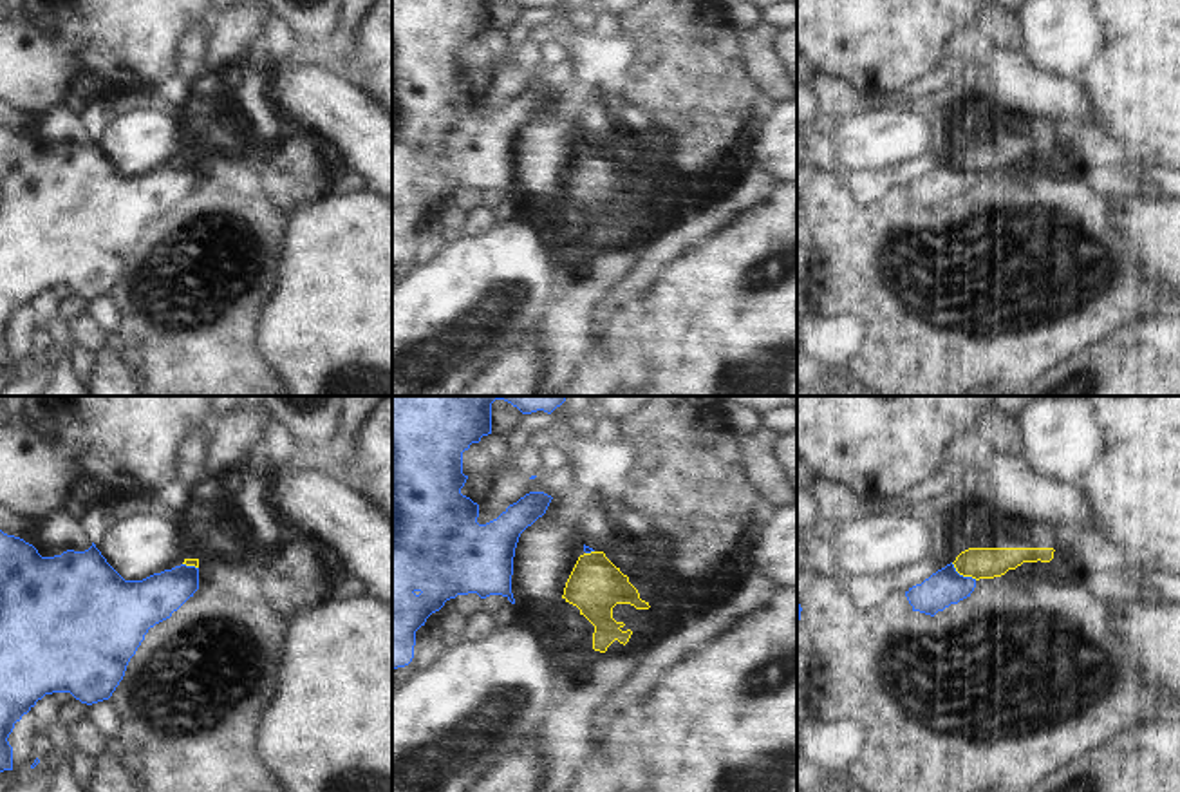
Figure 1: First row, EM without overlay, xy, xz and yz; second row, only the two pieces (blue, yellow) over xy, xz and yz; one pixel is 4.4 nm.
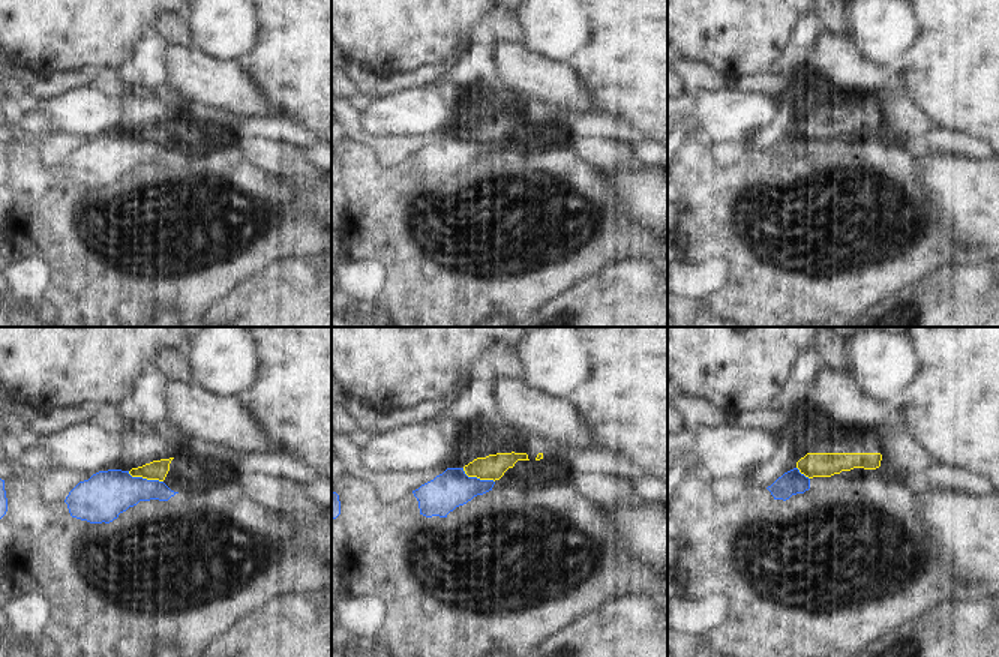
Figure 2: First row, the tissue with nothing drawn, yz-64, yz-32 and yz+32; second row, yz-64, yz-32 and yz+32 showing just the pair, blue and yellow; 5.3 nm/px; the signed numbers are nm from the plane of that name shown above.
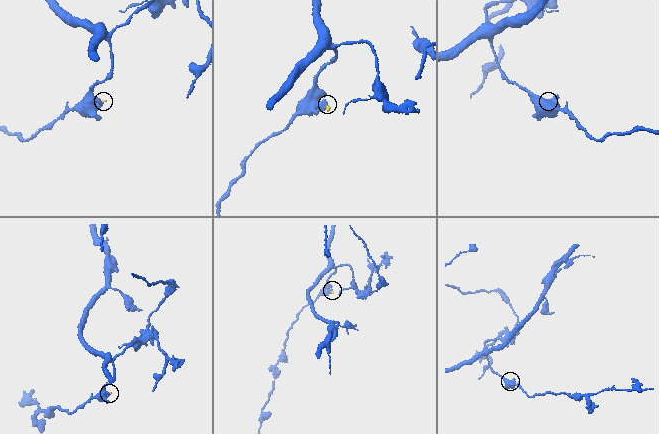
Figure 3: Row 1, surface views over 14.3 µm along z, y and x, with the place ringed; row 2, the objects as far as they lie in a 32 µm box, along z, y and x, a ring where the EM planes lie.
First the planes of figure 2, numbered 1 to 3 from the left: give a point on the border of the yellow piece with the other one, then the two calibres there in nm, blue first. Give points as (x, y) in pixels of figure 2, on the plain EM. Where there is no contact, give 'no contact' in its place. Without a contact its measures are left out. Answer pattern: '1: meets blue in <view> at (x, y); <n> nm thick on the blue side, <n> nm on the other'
1: meets blue in yz-64 at (146, 143); 260 nm thick on the blue side, 110 nm on the other
2: meets blue in yz-32 at (476, 141); 200 nm thick on the blue side, 140 nm on the other
3: meets blue in yz+32 at (803, 138); 130 nm thick on the blue side, 130 nm on the other

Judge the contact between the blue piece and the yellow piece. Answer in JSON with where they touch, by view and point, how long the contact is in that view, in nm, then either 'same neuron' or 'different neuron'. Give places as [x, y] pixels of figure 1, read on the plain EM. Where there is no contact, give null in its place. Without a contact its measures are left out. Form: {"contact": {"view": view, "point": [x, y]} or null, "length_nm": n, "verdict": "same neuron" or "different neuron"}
{"contact": {"view": "yz", "point": [962, 170]}, "length_nm": 140, "verdict": "different neuron"}

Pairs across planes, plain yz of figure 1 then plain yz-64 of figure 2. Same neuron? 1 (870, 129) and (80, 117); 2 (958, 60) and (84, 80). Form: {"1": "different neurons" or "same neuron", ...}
{"1": "same neuron", "2": "same neuron"}

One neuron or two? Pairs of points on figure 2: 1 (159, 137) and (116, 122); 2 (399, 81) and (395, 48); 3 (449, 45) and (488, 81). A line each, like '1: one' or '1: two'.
1: two
2: two
3: two

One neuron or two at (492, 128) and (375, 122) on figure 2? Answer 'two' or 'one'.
two

